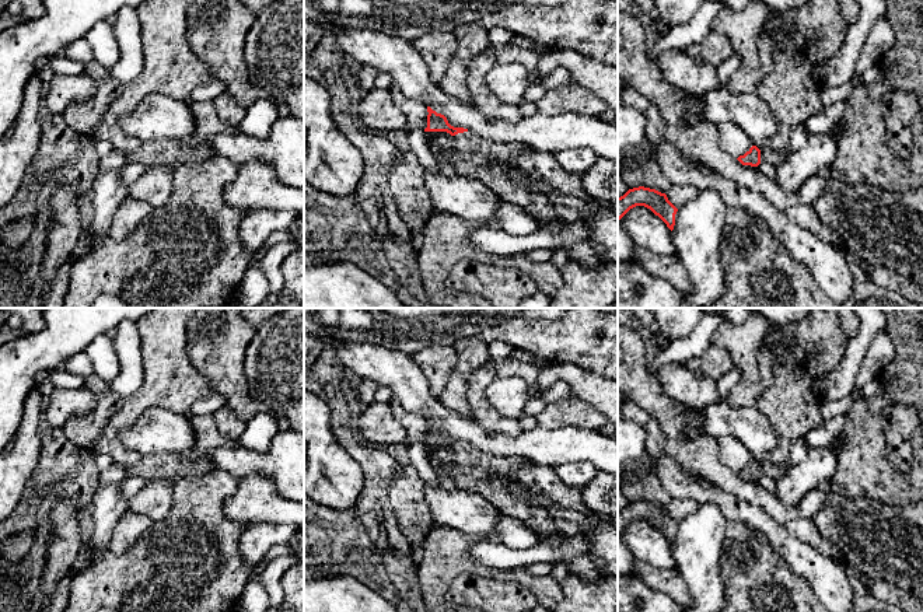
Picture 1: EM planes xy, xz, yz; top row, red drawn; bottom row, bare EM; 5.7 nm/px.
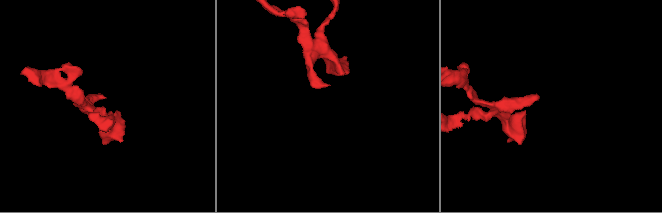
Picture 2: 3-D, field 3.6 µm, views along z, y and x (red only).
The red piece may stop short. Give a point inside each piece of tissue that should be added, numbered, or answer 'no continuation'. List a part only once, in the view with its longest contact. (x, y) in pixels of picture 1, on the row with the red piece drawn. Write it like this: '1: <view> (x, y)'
1: xz (474, 156)

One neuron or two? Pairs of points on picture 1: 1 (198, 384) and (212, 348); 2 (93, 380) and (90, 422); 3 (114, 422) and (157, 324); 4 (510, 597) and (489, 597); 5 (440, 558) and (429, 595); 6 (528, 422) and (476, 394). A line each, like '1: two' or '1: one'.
1: two
2: one
3: one
4: one
5: one
6: two

